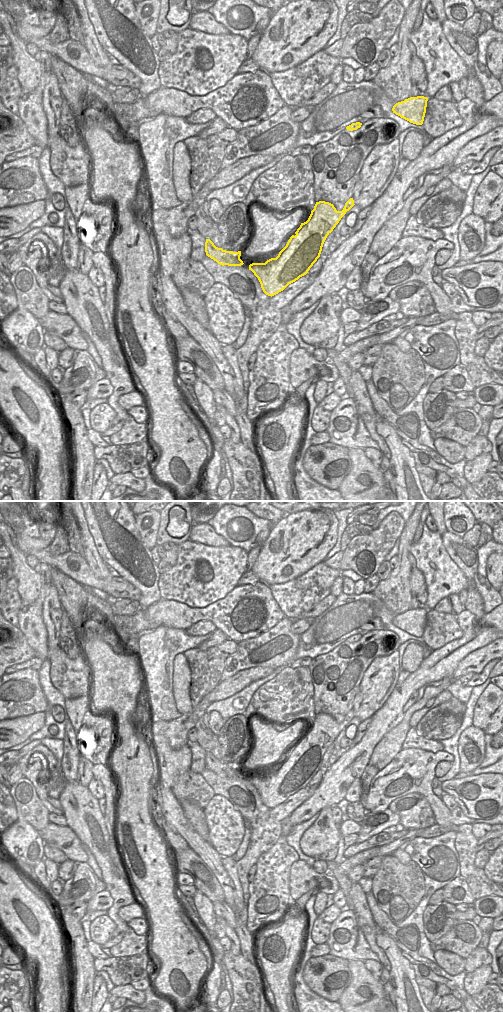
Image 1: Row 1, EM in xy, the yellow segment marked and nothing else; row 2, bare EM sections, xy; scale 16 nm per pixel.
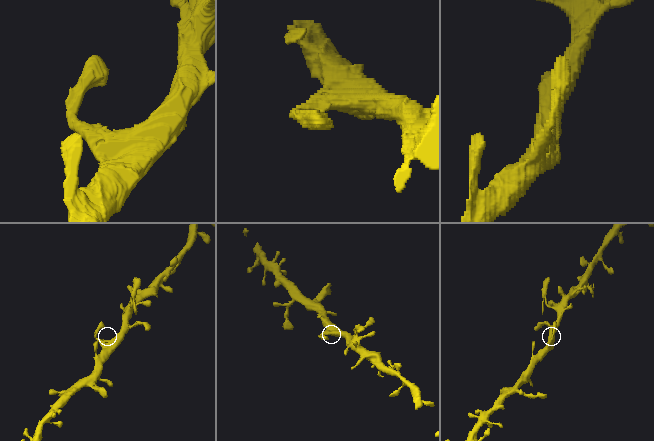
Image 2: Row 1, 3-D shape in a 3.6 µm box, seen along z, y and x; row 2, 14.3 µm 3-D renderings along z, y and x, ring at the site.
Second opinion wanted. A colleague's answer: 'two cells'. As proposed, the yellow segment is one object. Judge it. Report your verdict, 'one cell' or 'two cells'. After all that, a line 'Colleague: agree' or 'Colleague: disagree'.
one cell
Colleague: disagree

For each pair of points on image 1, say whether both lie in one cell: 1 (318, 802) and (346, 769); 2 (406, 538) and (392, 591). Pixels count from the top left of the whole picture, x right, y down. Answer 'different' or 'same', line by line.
1: same
2: same

